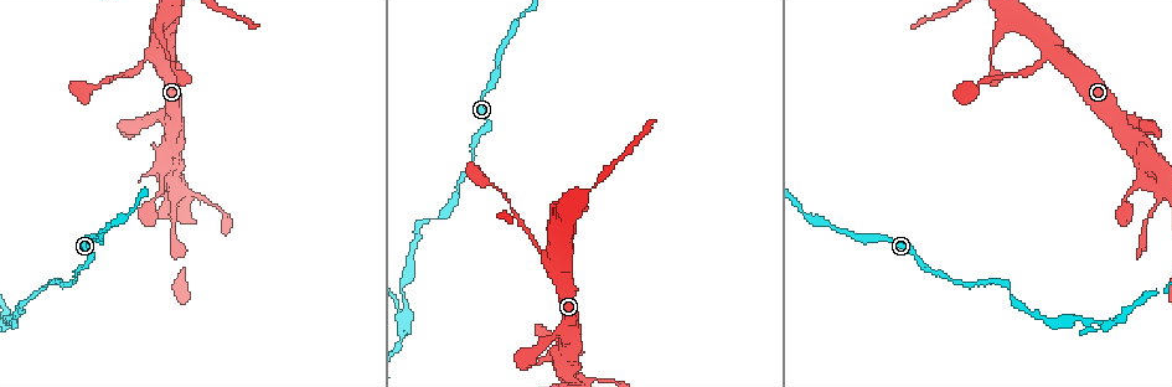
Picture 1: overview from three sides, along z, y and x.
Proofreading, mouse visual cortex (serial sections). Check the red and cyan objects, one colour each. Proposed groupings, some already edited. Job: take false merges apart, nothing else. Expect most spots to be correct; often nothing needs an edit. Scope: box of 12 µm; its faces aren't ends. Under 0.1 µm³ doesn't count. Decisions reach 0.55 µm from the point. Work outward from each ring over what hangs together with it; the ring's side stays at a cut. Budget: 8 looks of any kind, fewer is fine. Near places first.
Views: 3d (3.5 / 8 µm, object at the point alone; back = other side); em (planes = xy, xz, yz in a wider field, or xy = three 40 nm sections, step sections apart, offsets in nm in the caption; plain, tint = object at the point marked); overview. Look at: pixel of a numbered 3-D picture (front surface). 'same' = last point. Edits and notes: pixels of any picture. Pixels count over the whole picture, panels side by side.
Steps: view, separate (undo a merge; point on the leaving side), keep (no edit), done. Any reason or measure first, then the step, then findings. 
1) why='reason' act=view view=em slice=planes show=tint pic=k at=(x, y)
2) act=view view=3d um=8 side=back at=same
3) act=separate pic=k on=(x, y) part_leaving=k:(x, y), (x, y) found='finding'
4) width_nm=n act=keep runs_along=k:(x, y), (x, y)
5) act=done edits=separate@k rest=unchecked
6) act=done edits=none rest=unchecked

why='thick turns thin' act=view view=3d um=8 pic=1 at=(159, 193)

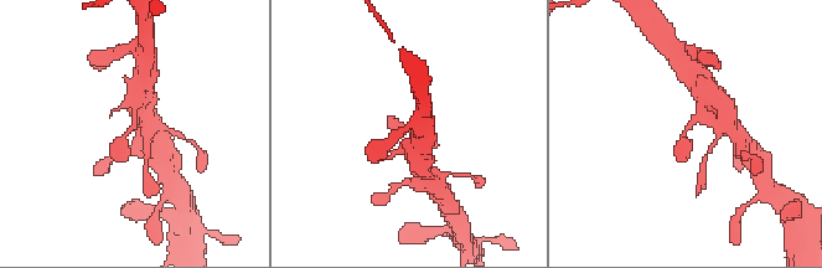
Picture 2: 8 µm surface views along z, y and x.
act=view view=em slice=xy step=3 show=tint pic=2 at=(131, 128)

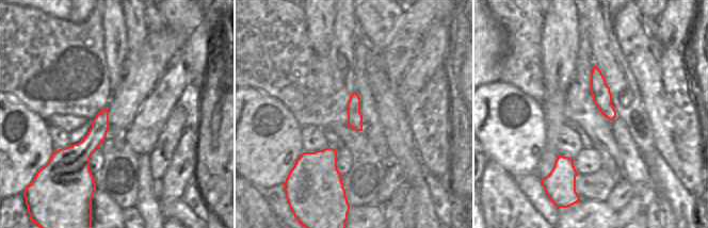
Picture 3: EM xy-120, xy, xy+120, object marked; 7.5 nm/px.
act=keep runs_along=3:(105, 111), (83, 149), (91, 179) found='continuous, no second cell'

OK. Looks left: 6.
act=view view=3d um=3.5 pic=1 at=(1059, 58)

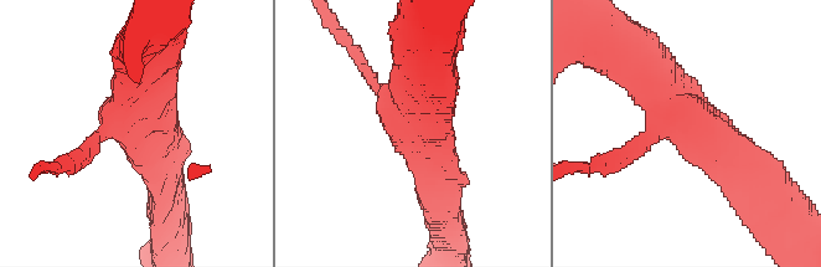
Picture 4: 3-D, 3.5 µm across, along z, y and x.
arms=3 arm_widths_nm=300,450,500 why='shape alone is not enough' act=view view=em slice=xy step=5 show=tint pic=4 at=(132, 122)

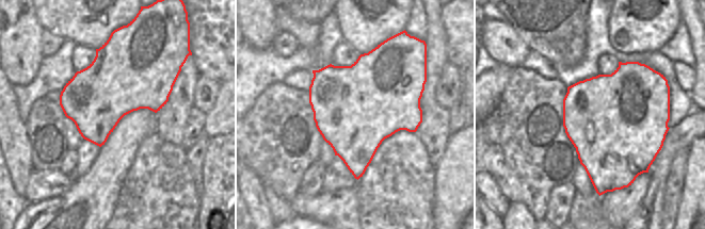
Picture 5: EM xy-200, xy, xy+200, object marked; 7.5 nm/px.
why='cut it another way' act=view view=em slice=xy step=3 show=tint at=same

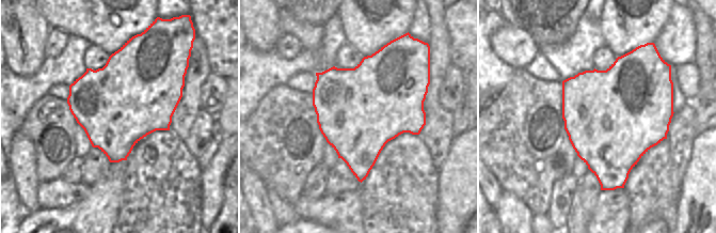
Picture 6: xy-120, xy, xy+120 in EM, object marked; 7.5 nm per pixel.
act=keep found='continuous, no second cell'

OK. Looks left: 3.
why='calibre changes' act=view view=3d um=3.5 pic=1 at=(160, 21)

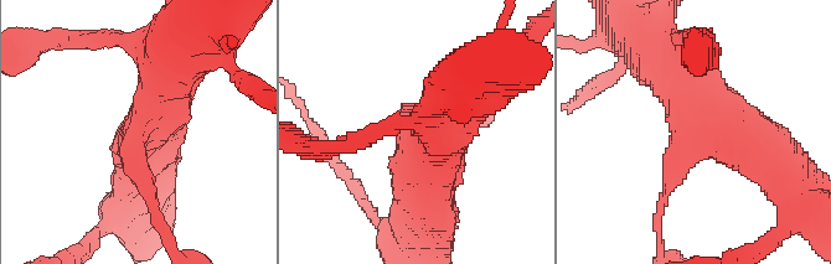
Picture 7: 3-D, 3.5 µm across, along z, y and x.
why='now the EM' act=view view=em slice=xy step=3 show=tint pic=7 at=(414, 139)

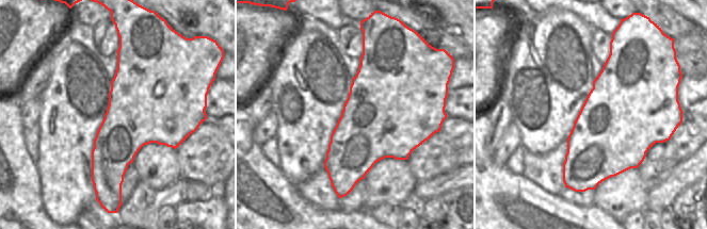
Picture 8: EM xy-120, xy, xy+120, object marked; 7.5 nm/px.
act=view view=em slice=xy step=1 show=tint at=same

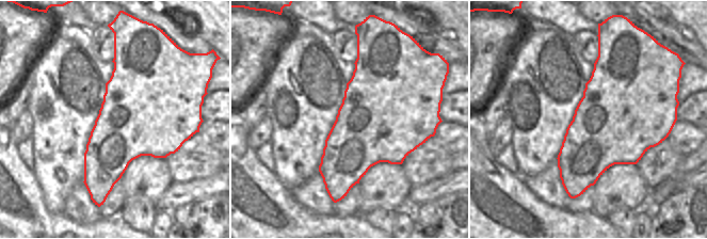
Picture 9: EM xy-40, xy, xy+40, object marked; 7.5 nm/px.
act=keep runs_along=7:(780, 161), (656, 67) found='continuous, no second cell'

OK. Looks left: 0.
act=done edits=none rest=unchecked

